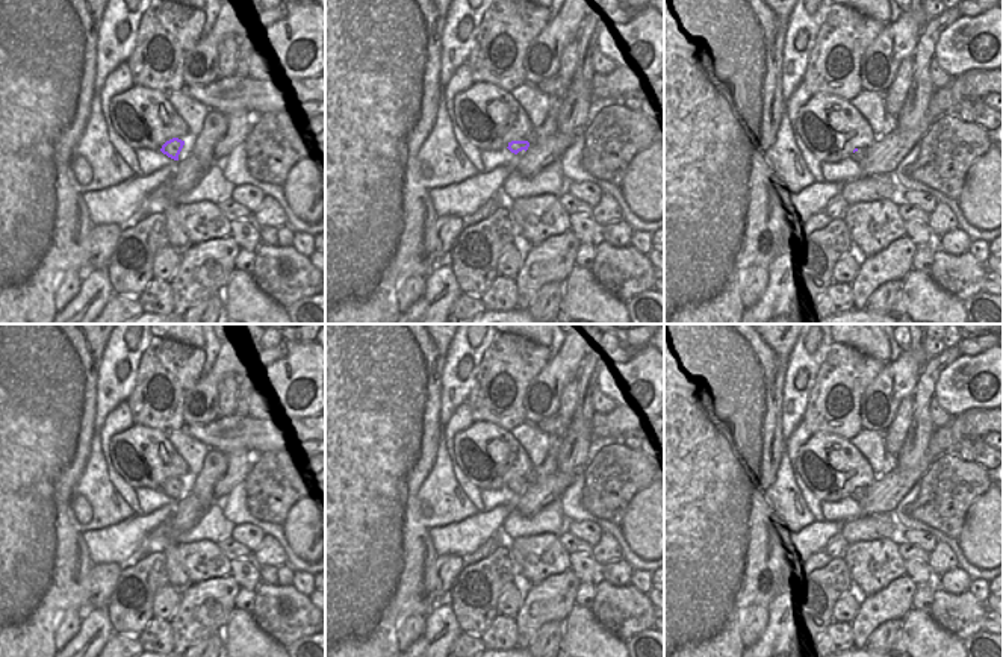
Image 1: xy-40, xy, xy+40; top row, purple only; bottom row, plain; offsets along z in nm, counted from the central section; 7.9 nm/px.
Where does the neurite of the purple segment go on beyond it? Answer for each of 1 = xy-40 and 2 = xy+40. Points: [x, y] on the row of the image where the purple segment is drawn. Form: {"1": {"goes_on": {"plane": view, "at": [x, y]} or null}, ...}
{"1": {"goes_on": {"plane": "xy-40", "at": [188, 146]}}, "2": {"goes_on": {"plane": "xy+40", "at": [863, 153]}}}

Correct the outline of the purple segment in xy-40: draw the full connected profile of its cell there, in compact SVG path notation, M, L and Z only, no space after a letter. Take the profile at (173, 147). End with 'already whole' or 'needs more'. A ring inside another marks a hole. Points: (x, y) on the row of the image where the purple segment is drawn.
M172 138L162 145L160 151L174 160L179 160L189 156L192 148L194 148L192 138L182 138L182 139Z; needs more

